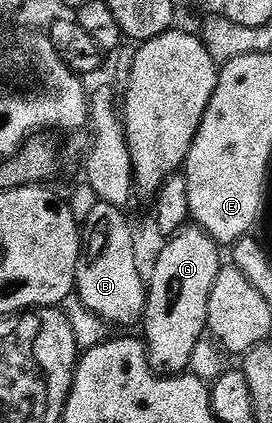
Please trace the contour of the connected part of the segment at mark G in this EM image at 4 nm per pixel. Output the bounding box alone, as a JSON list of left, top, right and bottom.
[141,225,221,373]

